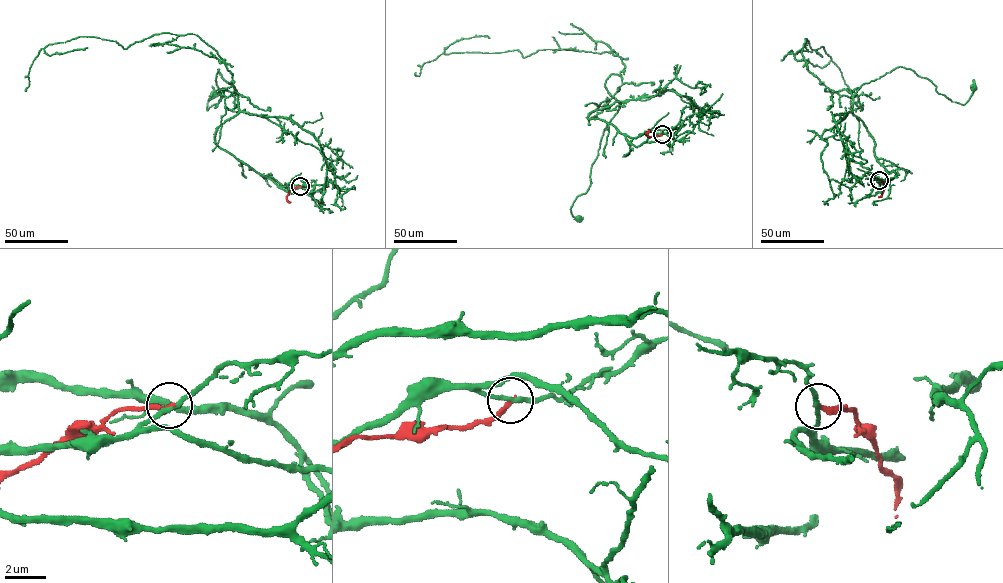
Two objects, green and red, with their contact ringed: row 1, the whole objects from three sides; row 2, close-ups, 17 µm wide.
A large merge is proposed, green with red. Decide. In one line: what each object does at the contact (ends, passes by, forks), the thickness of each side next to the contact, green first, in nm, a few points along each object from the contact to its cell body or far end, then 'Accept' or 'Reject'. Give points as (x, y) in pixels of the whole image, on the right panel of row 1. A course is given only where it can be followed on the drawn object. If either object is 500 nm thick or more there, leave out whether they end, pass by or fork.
At the ring green passes by. At the ring red ends. Thickness 220 nm (green) against 240 nm. Course of green: (879, 180), (896, 174), (877, 160), (853, 114), (861, 86), (900, 66), (952, 102), (965, 104), (974, 88). Course of red: (879, 180), (884, 185), (882, 193), (878, 196). Reject

